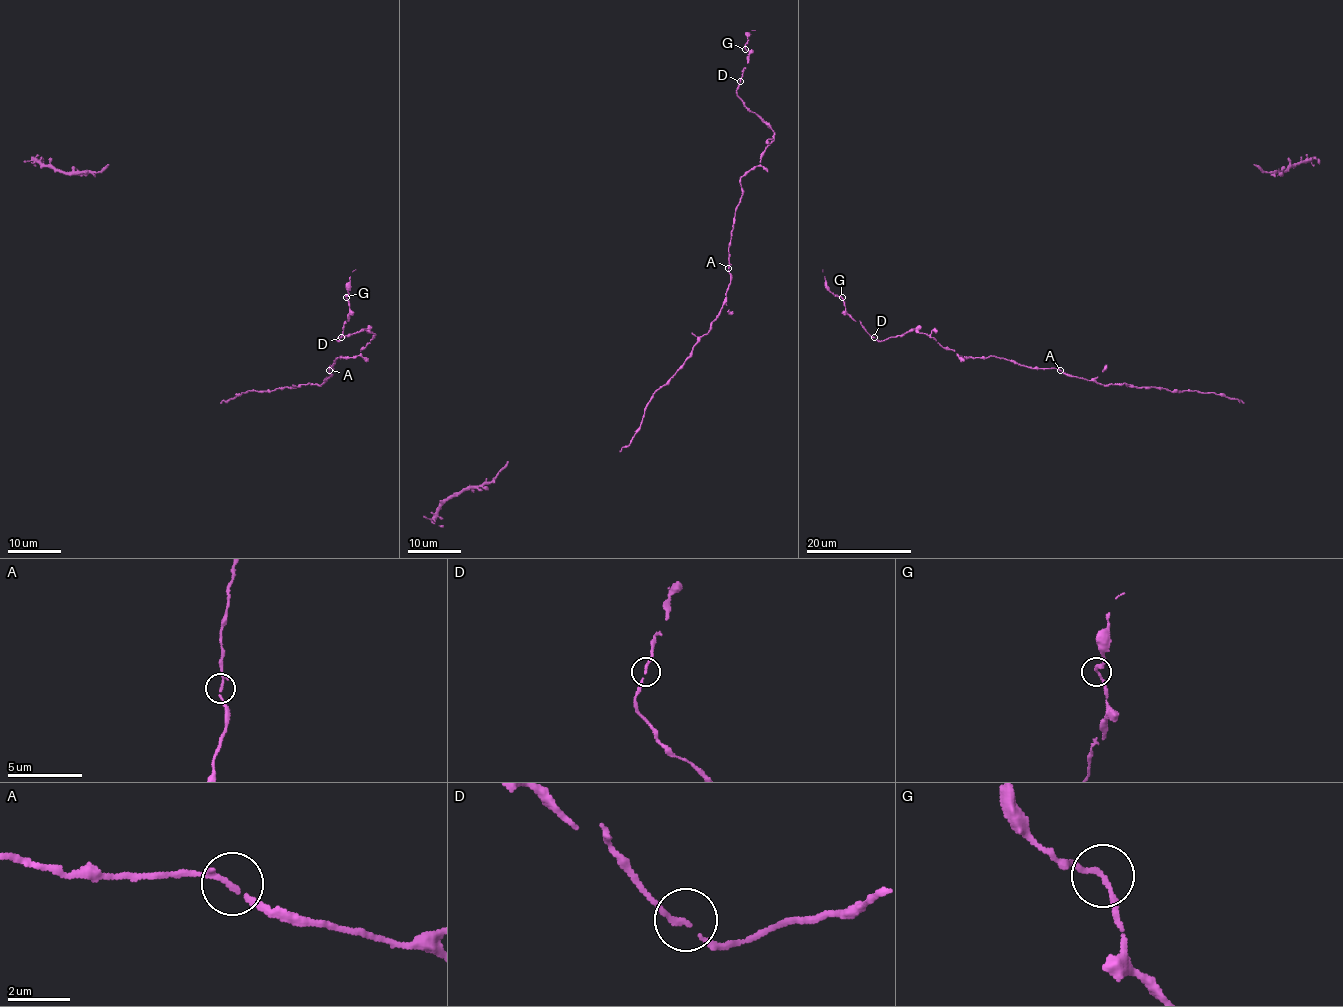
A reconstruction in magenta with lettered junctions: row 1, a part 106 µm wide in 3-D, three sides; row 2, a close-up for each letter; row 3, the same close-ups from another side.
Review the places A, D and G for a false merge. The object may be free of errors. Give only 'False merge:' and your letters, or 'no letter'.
False merge: no letter

